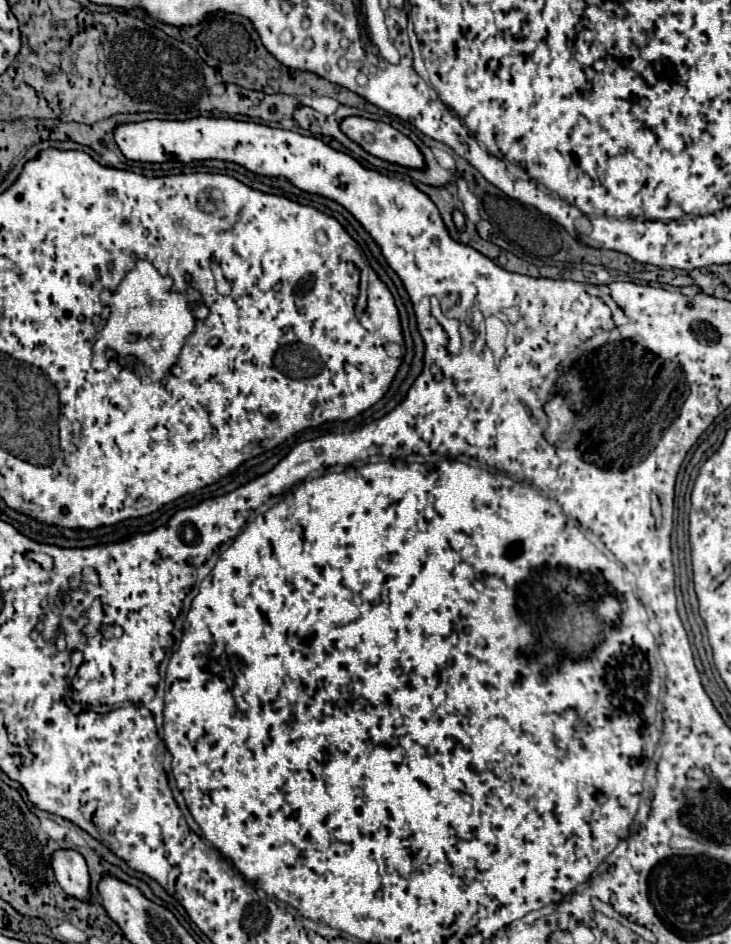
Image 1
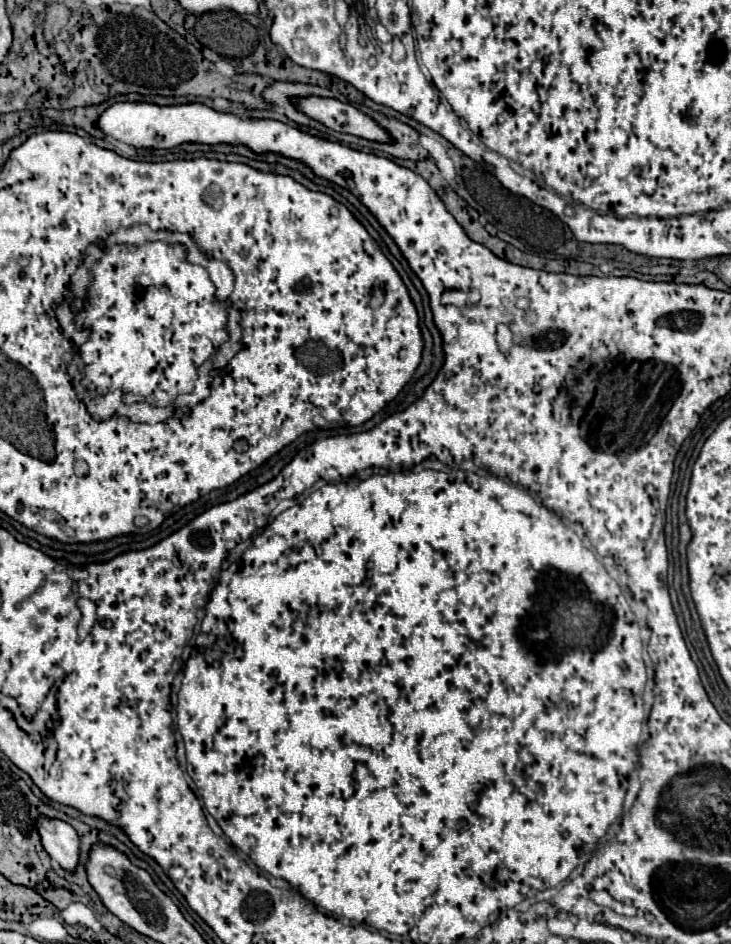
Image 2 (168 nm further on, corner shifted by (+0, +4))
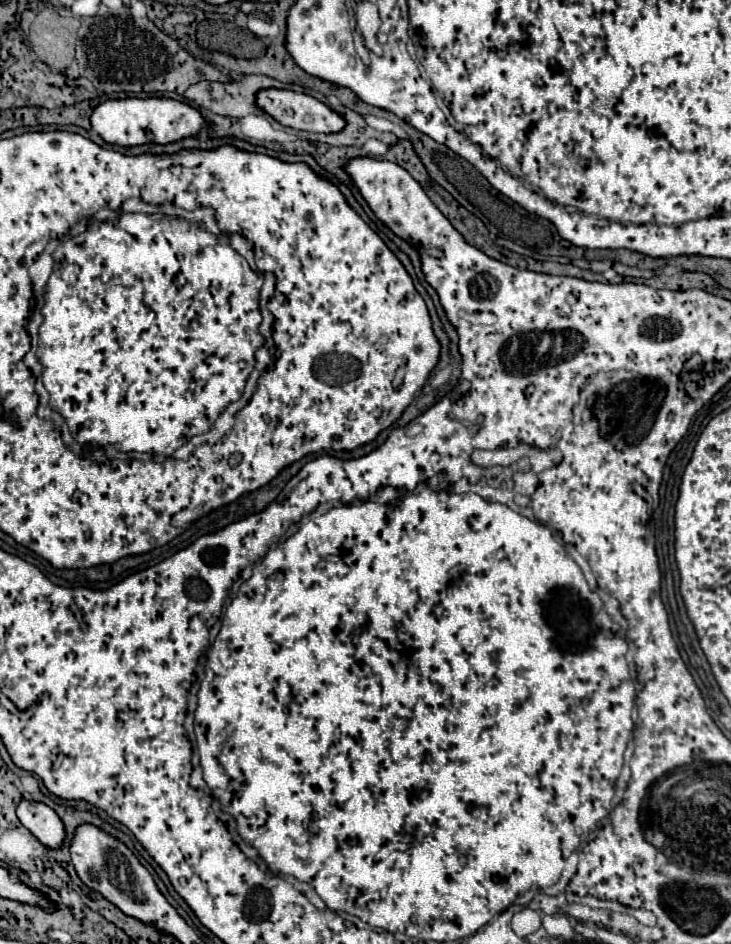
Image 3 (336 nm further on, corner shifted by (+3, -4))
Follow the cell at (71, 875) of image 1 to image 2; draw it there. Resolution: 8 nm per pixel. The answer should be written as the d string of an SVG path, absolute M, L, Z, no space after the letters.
M46 816L38 818L36 828L40 832L42 846L50 854L50 858L56 860L64 870L74 872L80 856L80 840L76 830L62 820L52 820Z

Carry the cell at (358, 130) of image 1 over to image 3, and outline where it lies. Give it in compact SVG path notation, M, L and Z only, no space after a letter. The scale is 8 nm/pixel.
M277 88L259 90L255 104L279 124L295 130L339 132L343 128L343 118L339 118L339 114L303 92Z

